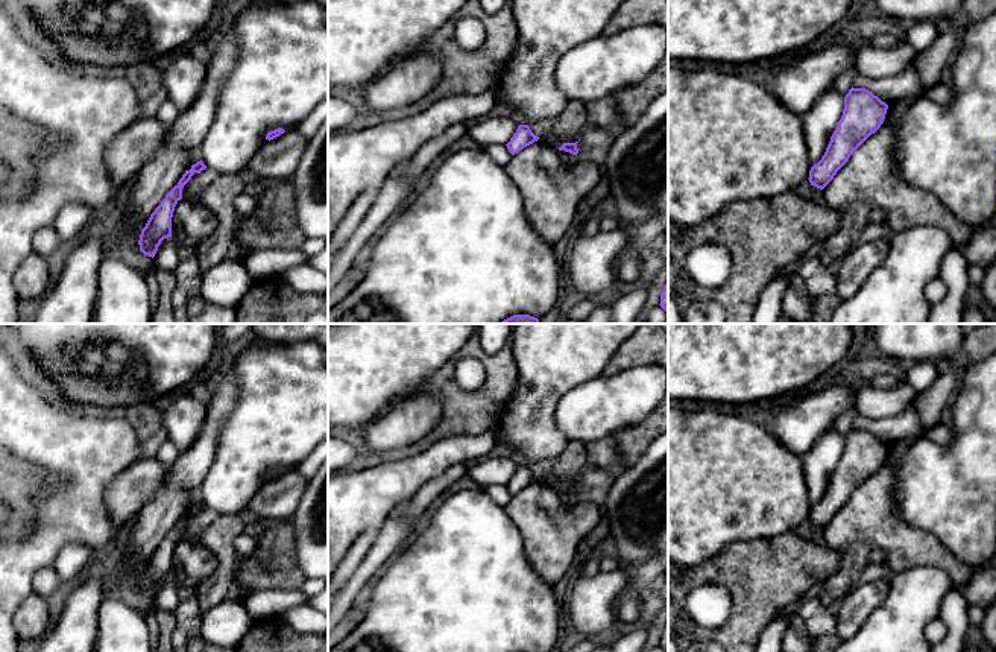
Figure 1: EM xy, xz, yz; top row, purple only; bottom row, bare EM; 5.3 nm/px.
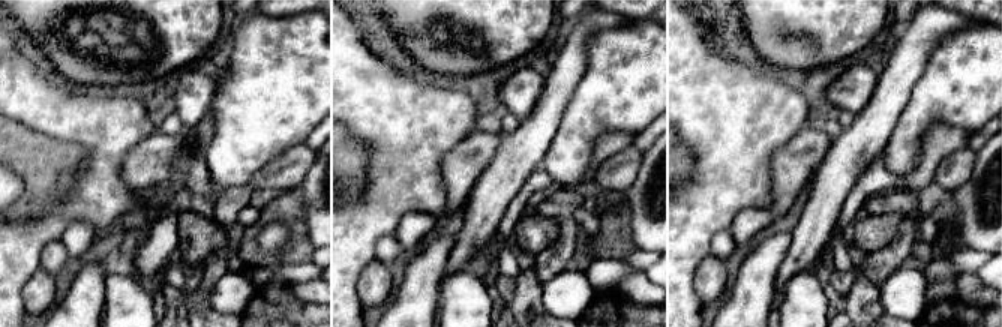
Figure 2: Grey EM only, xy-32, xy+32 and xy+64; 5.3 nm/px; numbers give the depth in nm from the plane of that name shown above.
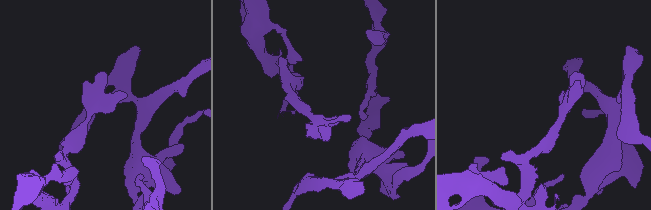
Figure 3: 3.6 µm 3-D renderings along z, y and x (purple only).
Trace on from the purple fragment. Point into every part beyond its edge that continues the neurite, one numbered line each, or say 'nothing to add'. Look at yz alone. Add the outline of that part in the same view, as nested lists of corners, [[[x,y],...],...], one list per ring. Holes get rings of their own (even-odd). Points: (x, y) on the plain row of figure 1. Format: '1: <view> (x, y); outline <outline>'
1: yz (729, 479); outline [[[668,403],[668,561],[679,567],[697,567],[718,555],[727,544],[739,540],[773,538],[794,532],[809,518],[809,497],[802,470],[802,457],[785,448],[767,427],[752,423],[735,413],[717,410],[712,404],[703,409],[685,410]]]

